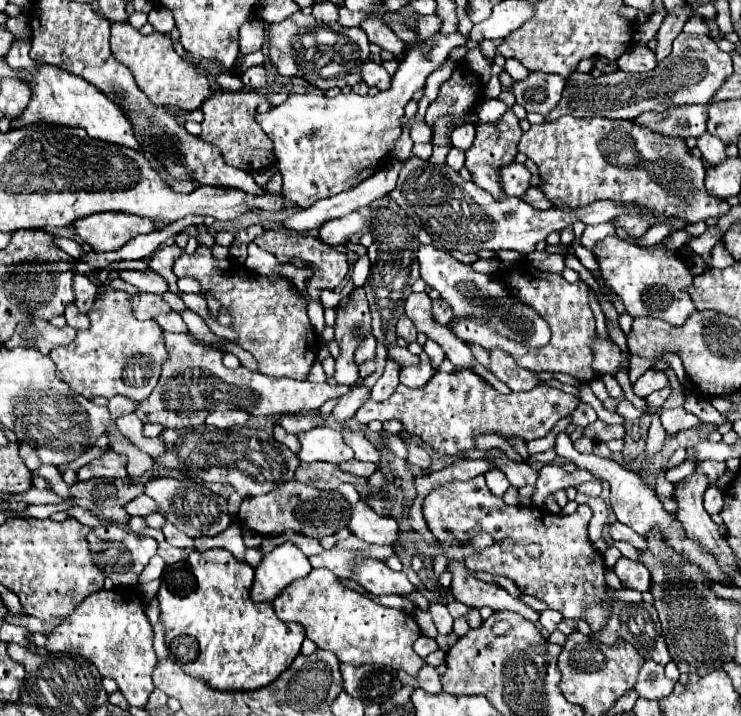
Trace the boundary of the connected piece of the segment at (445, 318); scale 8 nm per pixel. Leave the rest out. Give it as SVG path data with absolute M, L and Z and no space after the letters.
M443 299L433 301L433 317L435 317L435 321L439 321L441 325L449 325L449 321L453 319L453 311L451 311L449 303L443 301Z

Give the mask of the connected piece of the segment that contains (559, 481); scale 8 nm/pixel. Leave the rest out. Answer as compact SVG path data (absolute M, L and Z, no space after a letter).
M545 465L539 471L537 491L531 499L537 507L543 507L543 499L549 493L555 493L559 489L565 489L565 487L571 487L571 485L577 485L577 483L583 483L583 481L593 481L593 479L595 479L595 475L591 475L585 469L577 469L575 473L567 473L559 465Z

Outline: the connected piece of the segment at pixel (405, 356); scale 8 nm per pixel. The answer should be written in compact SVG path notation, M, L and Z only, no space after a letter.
M399 345L389 347L388 356L391 359L395 359L401 367L405 367L405 365L417 365L417 363L419 363L419 357L417 357L417 355L413 355L411 351L407 351L407 349L399 347Z

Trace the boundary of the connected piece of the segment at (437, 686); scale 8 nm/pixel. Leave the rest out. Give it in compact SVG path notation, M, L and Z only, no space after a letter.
M423 665L423 669L419 671L417 677L411 677L403 671L399 671L399 681L403 685L411 685L411 687L421 687L427 693L439 693L441 691L441 677L437 673L435 667L431 665Z

